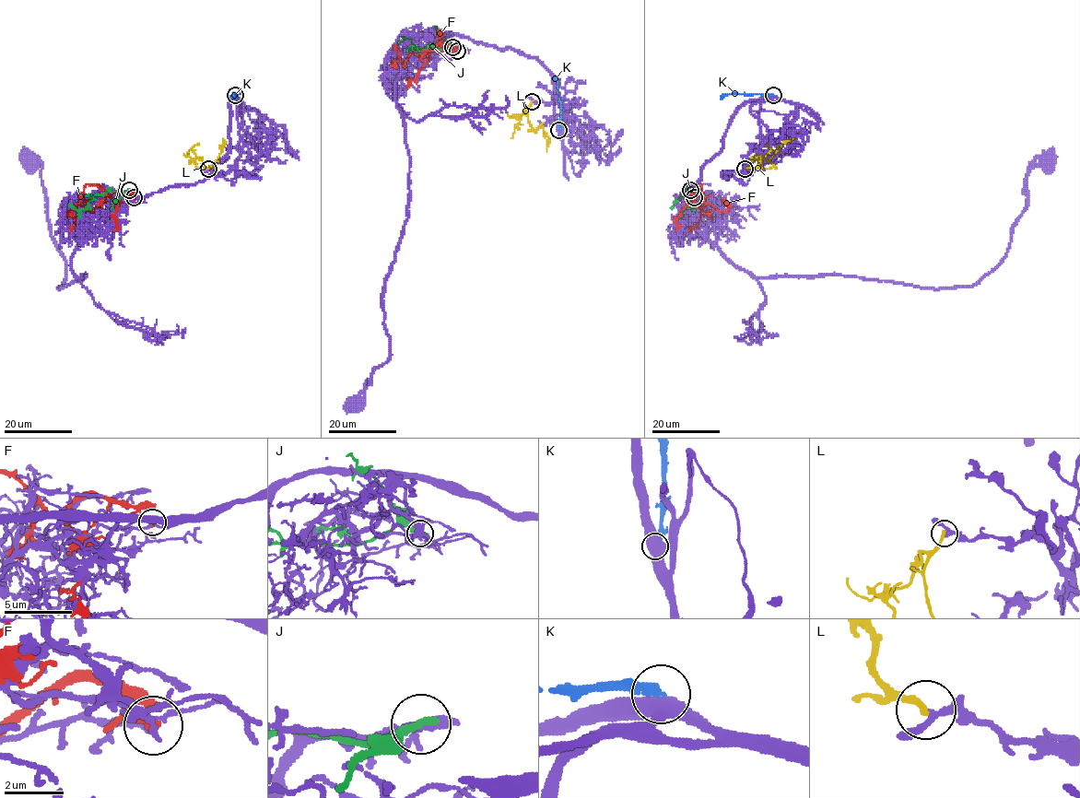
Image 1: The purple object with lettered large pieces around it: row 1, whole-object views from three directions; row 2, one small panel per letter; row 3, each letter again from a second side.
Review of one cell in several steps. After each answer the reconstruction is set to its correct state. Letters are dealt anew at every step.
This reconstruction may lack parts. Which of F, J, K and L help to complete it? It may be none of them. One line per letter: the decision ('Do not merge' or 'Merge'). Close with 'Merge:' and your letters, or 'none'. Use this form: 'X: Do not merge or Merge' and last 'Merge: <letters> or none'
F: Do not merge
J: Do not merge
K: Do not merge
L: Do not merge
Merge: none

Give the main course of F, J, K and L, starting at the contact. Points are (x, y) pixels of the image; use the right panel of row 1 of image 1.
F: (694, 198), (688, 193), (694, 191), (694, 195), (698, 184), (706, 204), (698, 222), (691, 229), (688, 226)
J: (690, 190), (693, 201), (682, 209), (691, 205)
K: (773, 95), (731, 93), (724, 94), (720, 99)
L: (745, 169), (771, 168), (774, 166), (770, 158), (782, 144), (795, 137)

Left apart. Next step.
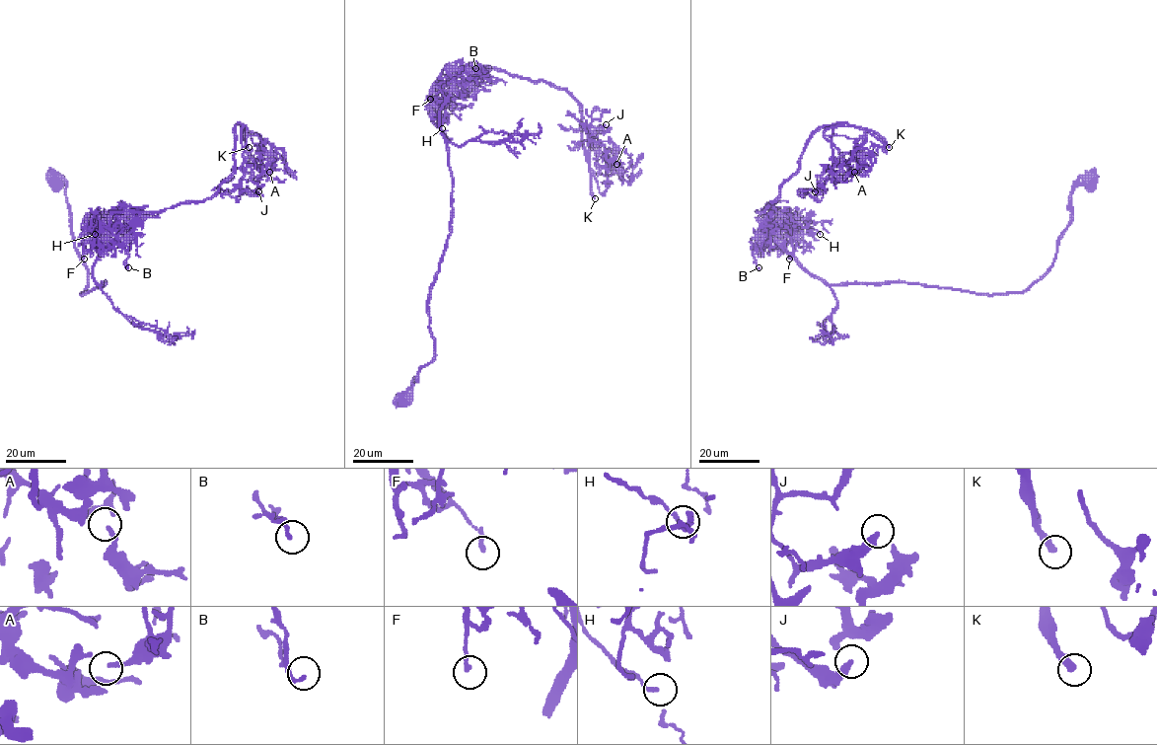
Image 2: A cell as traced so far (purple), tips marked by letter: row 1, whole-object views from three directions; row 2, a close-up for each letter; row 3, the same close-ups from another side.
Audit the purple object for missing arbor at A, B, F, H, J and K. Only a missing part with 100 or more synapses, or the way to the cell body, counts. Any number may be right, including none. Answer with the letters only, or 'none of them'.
K

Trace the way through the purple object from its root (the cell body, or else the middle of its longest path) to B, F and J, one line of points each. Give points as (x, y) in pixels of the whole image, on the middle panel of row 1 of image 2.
B: (403, 400), (434, 357), (429, 291), (451, 228), (453, 174), (439, 110), (456, 79), (473, 62), (475, 68)
F: (403, 400), (434, 357), (429, 291), (453, 213), (453, 174), (439, 127), (450, 91), (432, 91), (430, 99)
J: (403, 400), (434, 357), (456, 73), (564, 89), (587, 153), (606, 124)

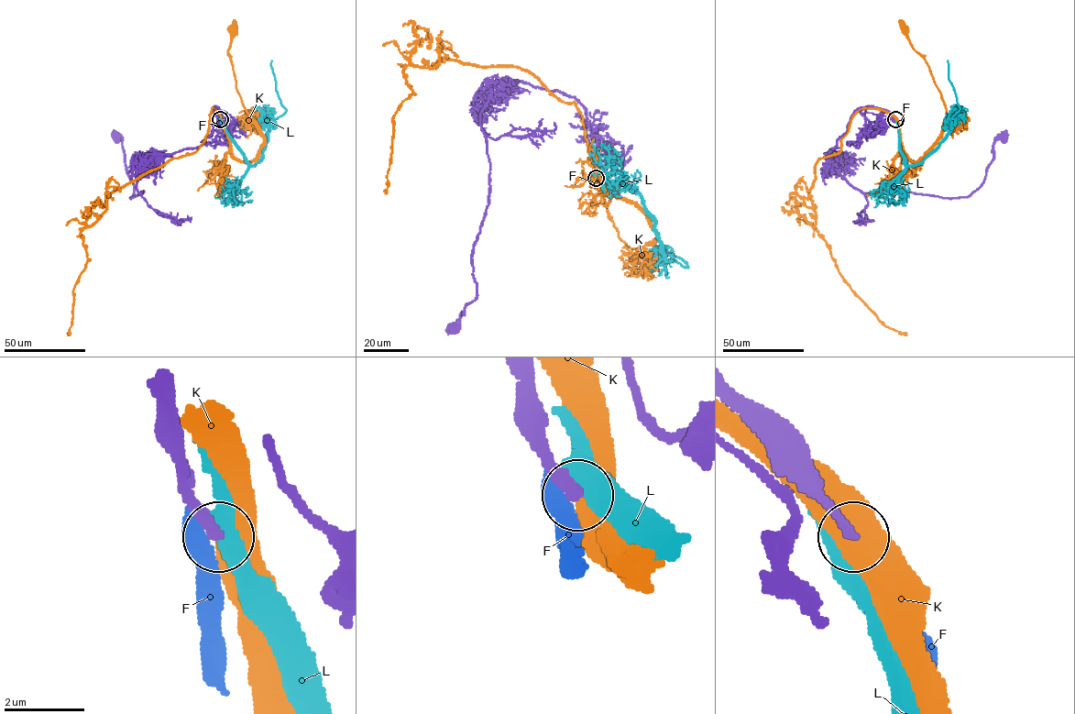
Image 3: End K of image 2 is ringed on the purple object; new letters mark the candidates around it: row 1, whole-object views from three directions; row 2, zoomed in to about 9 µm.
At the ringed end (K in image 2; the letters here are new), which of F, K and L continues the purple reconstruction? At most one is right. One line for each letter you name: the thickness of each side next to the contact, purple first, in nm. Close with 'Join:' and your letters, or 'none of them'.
Join: none of them

